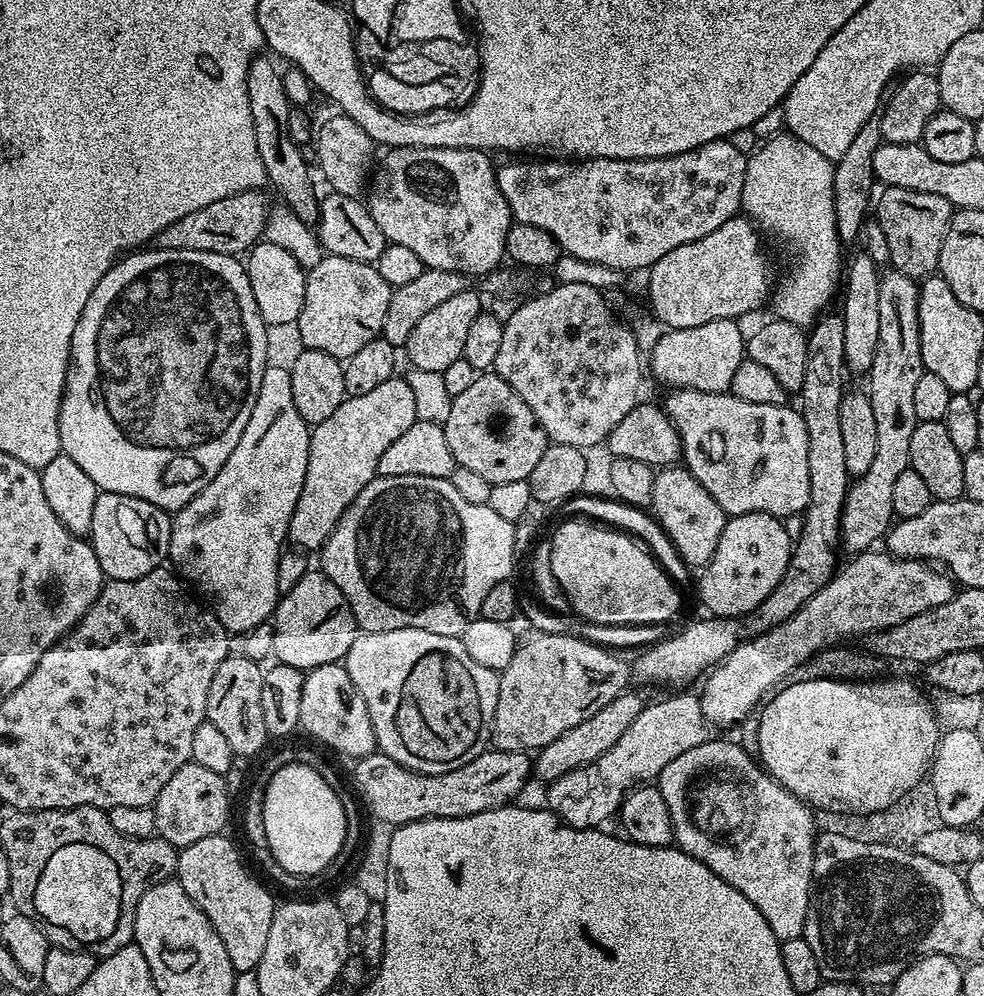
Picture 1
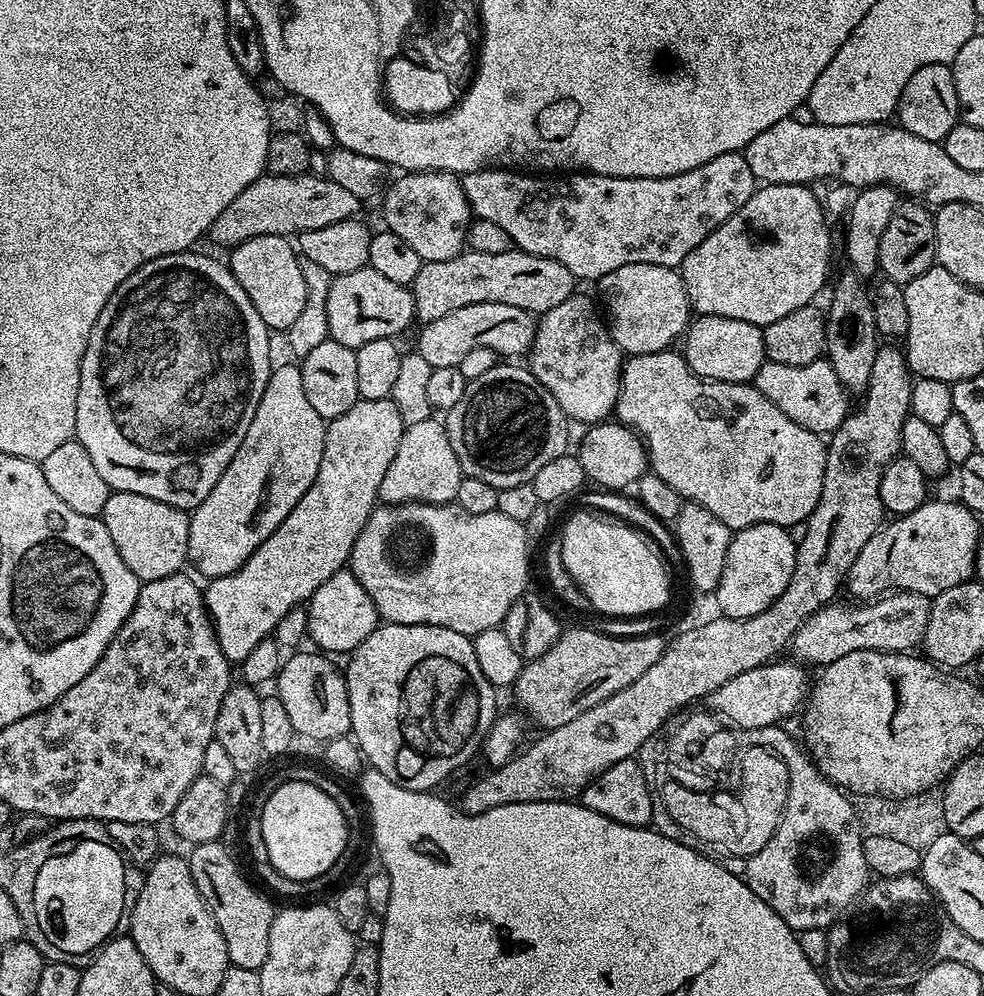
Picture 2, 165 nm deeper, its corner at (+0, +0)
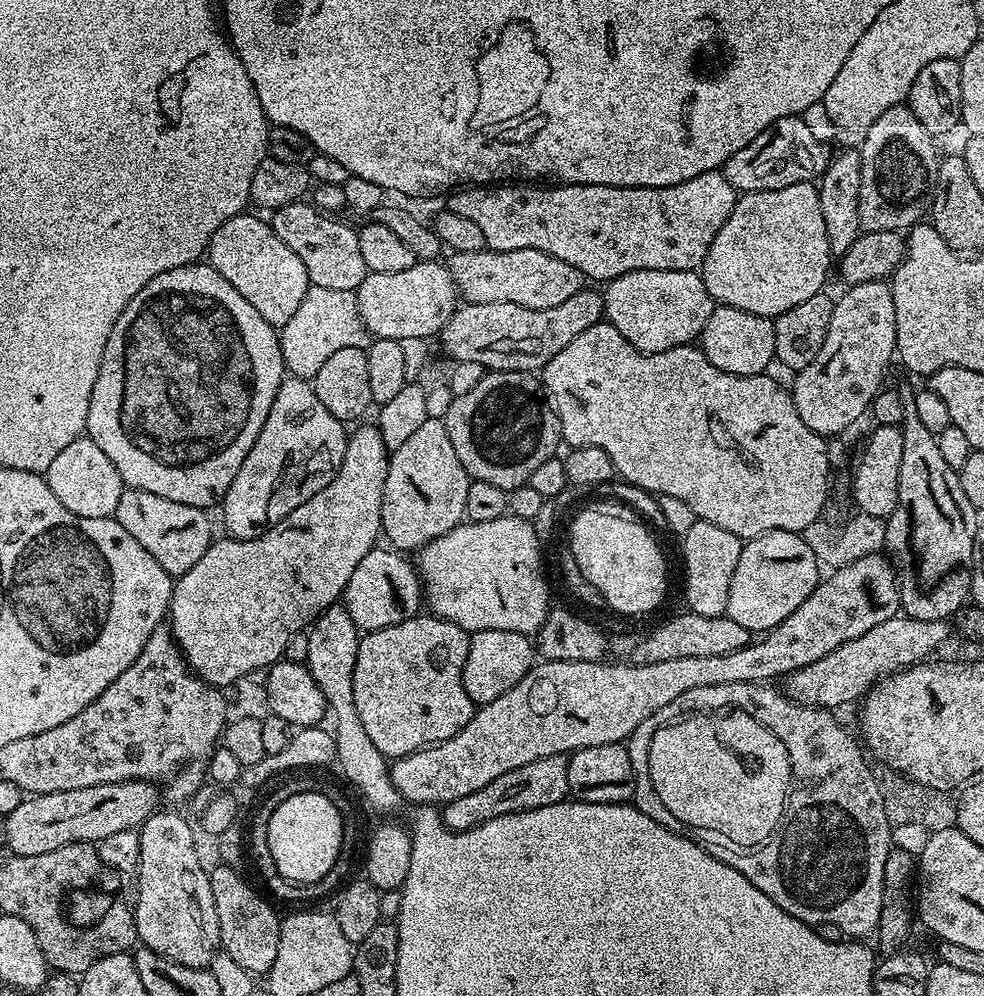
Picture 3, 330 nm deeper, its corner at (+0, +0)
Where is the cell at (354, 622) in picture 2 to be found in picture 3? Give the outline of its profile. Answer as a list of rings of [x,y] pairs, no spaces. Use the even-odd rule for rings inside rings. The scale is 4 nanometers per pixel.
[[[377,546],[366,554],[366,558],[362,558],[362,562],[358,562],[358,566],[354,566],[354,574],[350,574],[350,582],[346,582],[342,606],[361,633],[367,634],[406,622],[421,611],[422,585],[417,569],[413,565],[411,568],[400,556],[403,555],[391,547]]]

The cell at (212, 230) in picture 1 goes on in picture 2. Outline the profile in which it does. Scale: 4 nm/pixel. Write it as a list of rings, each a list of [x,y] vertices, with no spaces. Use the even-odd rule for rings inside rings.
[[[265,174],[254,182],[250,182],[240,189],[238,198],[214,218],[212,225],[208,227],[207,239],[212,239],[220,248],[231,250],[250,238],[262,238],[263,236],[287,236],[295,237],[302,232],[310,230],[322,230],[322,226],[334,226],[334,222],[350,220],[361,215],[362,202],[359,198],[350,194],[345,187],[329,179],[328,176],[314,176],[305,174],[302,176],[273,176]]]

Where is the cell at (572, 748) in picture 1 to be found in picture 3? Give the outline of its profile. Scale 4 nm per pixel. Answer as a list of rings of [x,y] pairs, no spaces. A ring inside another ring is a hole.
[[[547,756],[538,758],[538,762],[526,762],[526,766],[518,766],[518,770],[494,778],[494,782],[482,786],[482,790],[474,790],[474,794],[466,794],[466,798],[454,798],[454,802],[443,805],[444,825],[455,832],[465,832],[482,822],[490,822],[490,818],[502,818],[502,814],[554,806],[569,795],[567,769],[568,761],[564,756]]]

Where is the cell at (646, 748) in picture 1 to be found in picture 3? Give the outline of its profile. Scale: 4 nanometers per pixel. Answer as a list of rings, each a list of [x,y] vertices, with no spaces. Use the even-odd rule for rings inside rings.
[[[897,614],[891,616],[882,626],[874,626],[874,630],[866,630],[862,638],[854,638],[838,650],[830,650],[826,658],[818,658],[818,662],[810,662],[810,666],[802,666],[802,670],[789,672],[783,681],[783,691],[792,700],[799,704],[811,704],[814,708],[825,710],[837,710],[843,704],[852,704],[867,696],[868,692],[878,681],[892,676],[895,672],[901,672],[903,668],[912,668],[916,664],[925,663],[928,656],[935,648],[940,648],[948,640],[948,620],[915,620],[912,616]]]

